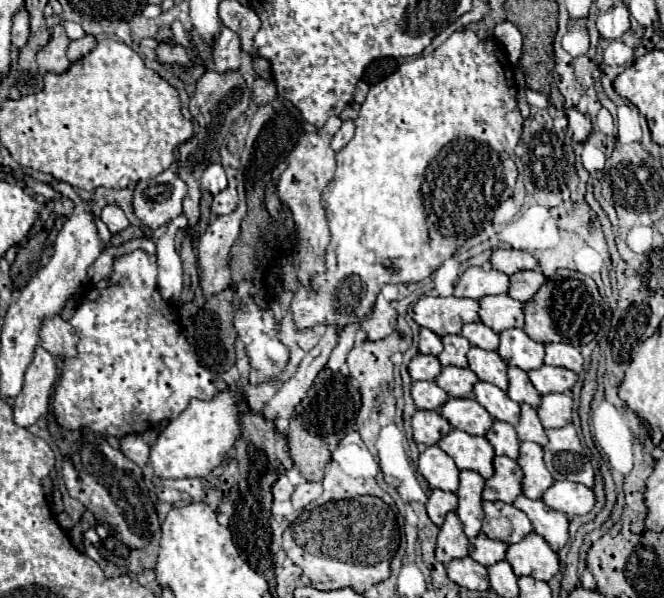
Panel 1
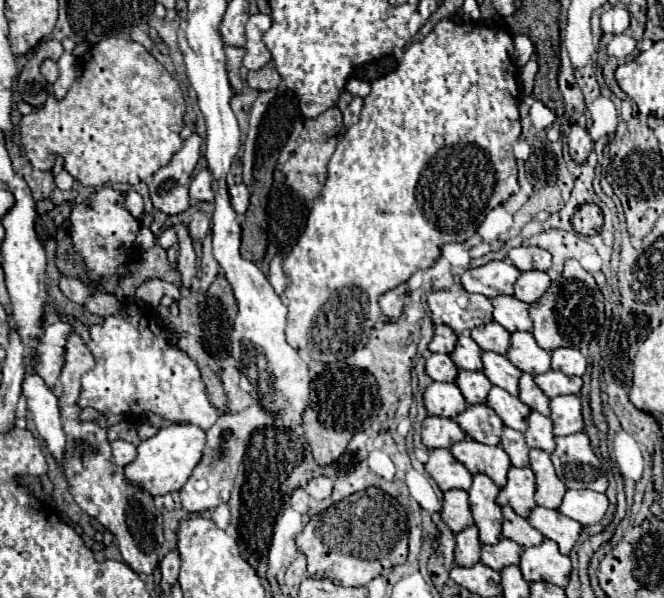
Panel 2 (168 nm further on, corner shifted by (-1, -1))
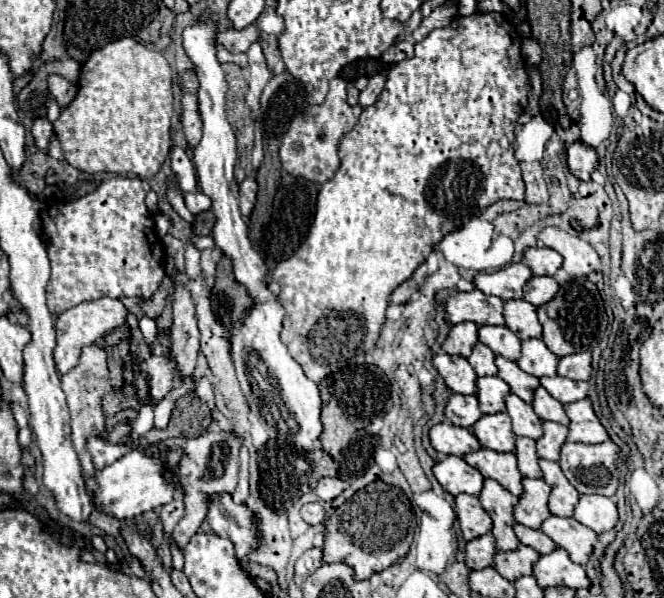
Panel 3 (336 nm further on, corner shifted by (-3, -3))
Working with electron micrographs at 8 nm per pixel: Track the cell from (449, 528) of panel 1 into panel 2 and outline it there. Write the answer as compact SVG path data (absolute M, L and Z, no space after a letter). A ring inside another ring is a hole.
M477 526L465 528L457 534L457 548L455 548L455 562L459 566L475 566L481 558L481 540Z

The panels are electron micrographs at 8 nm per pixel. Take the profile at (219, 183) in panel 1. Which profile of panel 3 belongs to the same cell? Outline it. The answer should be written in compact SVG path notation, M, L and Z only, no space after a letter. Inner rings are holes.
M201 190L187 192L183 198L185 198L185 204L191 210L191 214L199 214L199 212L205 212L211 208L211 198L207 198Z

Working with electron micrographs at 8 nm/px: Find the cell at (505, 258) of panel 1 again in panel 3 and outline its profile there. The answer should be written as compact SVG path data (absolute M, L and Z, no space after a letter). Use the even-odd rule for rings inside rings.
M533 246L523 252L523 264L527 264L537 276L553 276L561 268L563 258L551 248Z

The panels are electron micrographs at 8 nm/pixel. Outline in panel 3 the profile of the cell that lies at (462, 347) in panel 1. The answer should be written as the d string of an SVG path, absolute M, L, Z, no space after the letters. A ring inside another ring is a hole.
M477 342L473 346L473 352L471 352L471 356L467 360L475 368L477 376L495 376L497 374L497 368L493 364L495 354L485 344L481 344L481 342Z

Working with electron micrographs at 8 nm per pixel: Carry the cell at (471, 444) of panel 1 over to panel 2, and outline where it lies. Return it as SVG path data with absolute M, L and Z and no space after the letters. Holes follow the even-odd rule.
M463 440L451 446L451 454L469 468L471 474L487 474L497 486L507 484L511 460L499 446L485 446L475 440Z

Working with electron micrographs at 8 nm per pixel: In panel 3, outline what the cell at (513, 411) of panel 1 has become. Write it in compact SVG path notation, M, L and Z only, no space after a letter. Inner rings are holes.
M507 394L505 412L513 422L513 432L517 436L527 436L537 440L541 436L541 418L533 412L531 404L525 404L519 396Z

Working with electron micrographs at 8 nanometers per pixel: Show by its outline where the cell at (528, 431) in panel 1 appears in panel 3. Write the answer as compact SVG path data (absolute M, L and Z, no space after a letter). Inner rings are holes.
M543 420L541 428L543 428L543 436L537 440L537 454L539 454L539 458L547 458L547 460L557 462L559 450L567 438L567 426Z

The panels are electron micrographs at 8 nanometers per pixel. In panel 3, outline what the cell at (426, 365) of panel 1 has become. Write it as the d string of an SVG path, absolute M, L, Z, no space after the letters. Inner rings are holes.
M435 354L433 366L443 378L445 386L459 394L475 394L477 374L463 356L449 356L449 354Z

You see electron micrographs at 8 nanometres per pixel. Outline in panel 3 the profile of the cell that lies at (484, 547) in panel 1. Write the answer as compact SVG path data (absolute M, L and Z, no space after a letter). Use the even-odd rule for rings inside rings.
M519 546L511 552L497 552L493 568L507 580L515 580L519 576L531 574L533 562L539 558L539 554L529 546Z

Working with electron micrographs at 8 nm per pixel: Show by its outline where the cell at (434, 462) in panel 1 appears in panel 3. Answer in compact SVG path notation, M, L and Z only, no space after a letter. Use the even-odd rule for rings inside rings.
M447 456L443 462L437 462L433 466L433 474L437 482L453 496L461 492L477 496L483 488L483 476L479 474L479 470L469 466L459 456Z

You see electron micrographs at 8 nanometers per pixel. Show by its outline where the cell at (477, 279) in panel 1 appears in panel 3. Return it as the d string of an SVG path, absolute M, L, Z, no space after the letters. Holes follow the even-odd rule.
M511 264L497 272L483 272L473 278L473 284L477 290L481 290L487 296L497 296L501 300L511 298L523 298L523 284L531 278L531 270L525 264Z

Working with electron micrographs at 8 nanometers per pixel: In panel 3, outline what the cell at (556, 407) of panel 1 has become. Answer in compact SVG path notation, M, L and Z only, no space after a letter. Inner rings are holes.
M583 398L583 402L571 402L571 406L565 406L565 412L569 416L569 442L585 442L585 444L597 444L609 440L605 428L601 426L599 418L595 416L589 398Z

